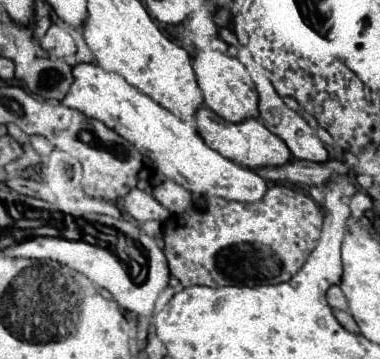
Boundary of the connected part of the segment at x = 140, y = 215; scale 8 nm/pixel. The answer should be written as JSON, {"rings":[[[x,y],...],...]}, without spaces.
{"rings":[[[133,188],[129,196],[125,196],[123,208],[137,222],[147,222],[147,220],[165,222],[169,218],[169,210],[161,206],[149,192],[143,192],[139,188]]]}

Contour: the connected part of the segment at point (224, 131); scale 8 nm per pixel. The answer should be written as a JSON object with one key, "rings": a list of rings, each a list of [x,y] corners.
{"rings":[[[203,106],[203,108],[197,110],[197,124],[199,124],[201,138],[203,138],[213,150],[217,150],[221,156],[225,156],[225,158],[229,158],[229,160],[233,160],[233,162],[237,162],[237,164],[241,164],[241,166],[247,166],[247,168],[251,168],[251,170],[255,170],[255,168],[265,168],[265,166],[283,166],[283,164],[287,164],[287,162],[291,160],[291,152],[289,152],[287,144],[285,144],[279,136],[271,134],[271,132],[269,132],[259,120],[255,120],[255,118],[233,124],[233,122],[223,120],[221,116],[217,118],[217,114],[215,114],[211,108]]]}

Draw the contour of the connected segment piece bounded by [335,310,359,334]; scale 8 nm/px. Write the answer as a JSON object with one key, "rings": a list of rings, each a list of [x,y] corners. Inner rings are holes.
{"rings":[[[335,310],[335,318],[339,320],[339,324],[343,326],[343,328],[347,328],[349,332],[359,332],[359,328],[357,328],[357,322],[353,320],[353,316],[349,314],[349,312],[343,312],[343,310]]]}

